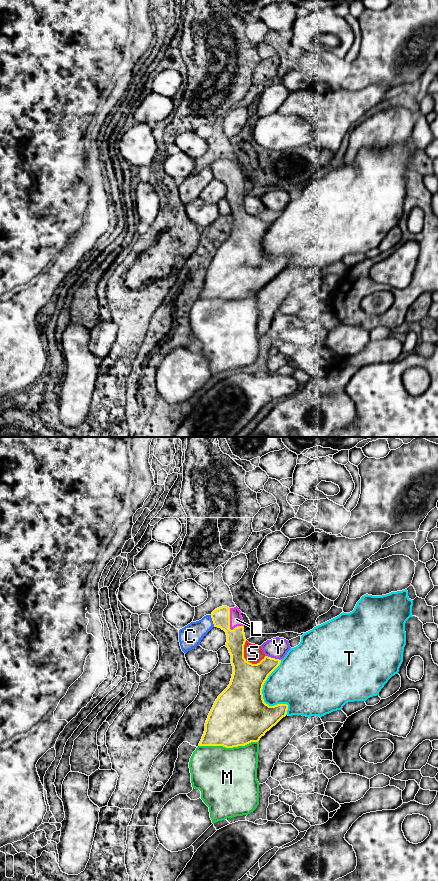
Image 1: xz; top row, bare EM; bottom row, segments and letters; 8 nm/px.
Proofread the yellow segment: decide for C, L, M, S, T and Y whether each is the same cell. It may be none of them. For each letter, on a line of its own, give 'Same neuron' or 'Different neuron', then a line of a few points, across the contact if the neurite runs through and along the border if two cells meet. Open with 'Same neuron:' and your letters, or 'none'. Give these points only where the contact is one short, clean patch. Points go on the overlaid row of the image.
Same neuron: L
C: Different neuron. Line: xz (210, 615), (214, 626)
L: Same neuron
M: Different neuron
S: Different neuron
T: Different neuron
Y: Different neuron

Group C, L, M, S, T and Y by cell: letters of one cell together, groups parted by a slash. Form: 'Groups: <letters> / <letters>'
Groups: C / L / M / S / T / Y

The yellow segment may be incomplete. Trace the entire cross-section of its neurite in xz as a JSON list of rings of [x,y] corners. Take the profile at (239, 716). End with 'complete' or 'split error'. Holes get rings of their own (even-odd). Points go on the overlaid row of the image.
[[[236,606],[215,609],[211,618],[214,627],[226,632],[226,647],[231,655],[233,674],[228,687],[216,699],[205,723],[205,731],[199,746],[223,746],[233,748],[258,742],[273,726],[286,716],[288,705],[269,706],[264,702],[262,689],[268,676],[280,665],[281,660],[265,656],[259,663],[252,664],[244,658],[244,621]]] | split error

